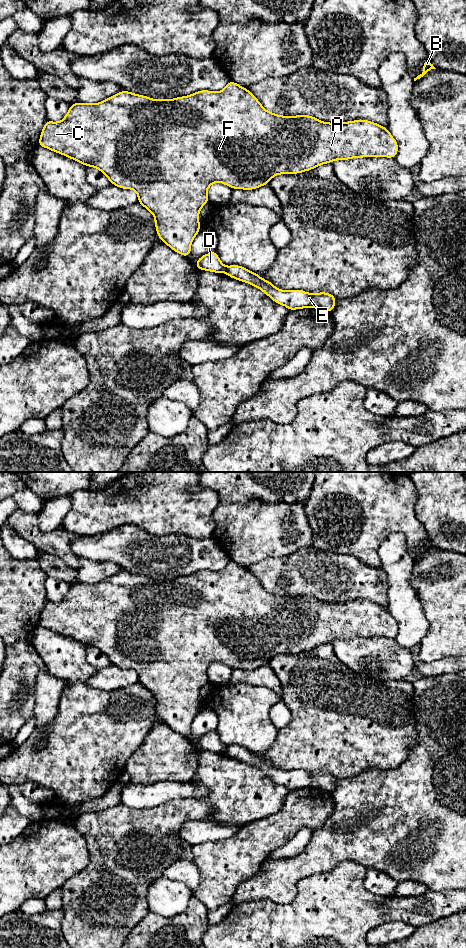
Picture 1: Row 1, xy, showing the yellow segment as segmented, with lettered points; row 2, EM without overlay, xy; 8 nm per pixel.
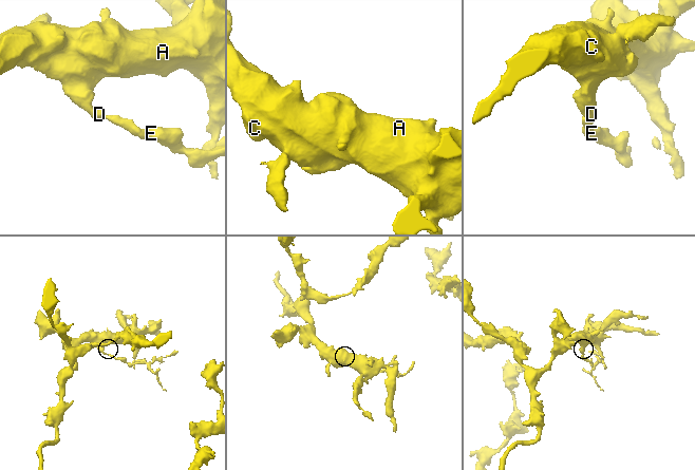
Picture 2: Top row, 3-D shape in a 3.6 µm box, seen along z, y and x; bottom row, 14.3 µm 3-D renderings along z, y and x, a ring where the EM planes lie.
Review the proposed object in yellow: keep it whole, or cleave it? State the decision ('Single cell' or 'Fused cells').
Fused cells

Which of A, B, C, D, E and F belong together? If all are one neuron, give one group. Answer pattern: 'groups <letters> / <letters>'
groups A B C D F / E

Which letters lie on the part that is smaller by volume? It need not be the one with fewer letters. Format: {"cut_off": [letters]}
{"cut_off": ["E"]}

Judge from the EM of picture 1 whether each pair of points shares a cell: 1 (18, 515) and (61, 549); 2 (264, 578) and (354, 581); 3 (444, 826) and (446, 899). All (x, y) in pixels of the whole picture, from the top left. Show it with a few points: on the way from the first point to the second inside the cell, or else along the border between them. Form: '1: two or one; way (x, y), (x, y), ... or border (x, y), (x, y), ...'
1: one; way (28, 526), (42, 540), (50, 542)
2: one; way (286, 566), (316, 566), (328, 577), (332, 578)
3: two; border (455, 888), (439, 891), (428, 890)

